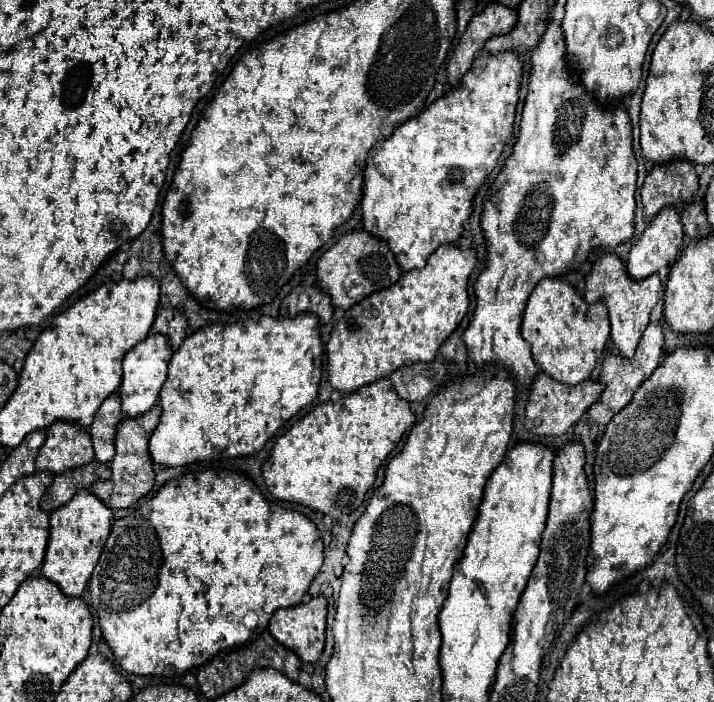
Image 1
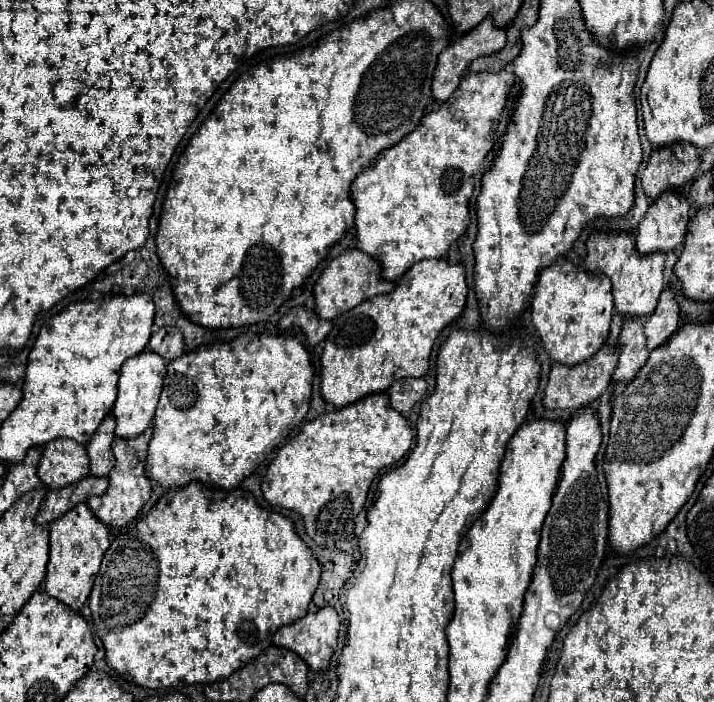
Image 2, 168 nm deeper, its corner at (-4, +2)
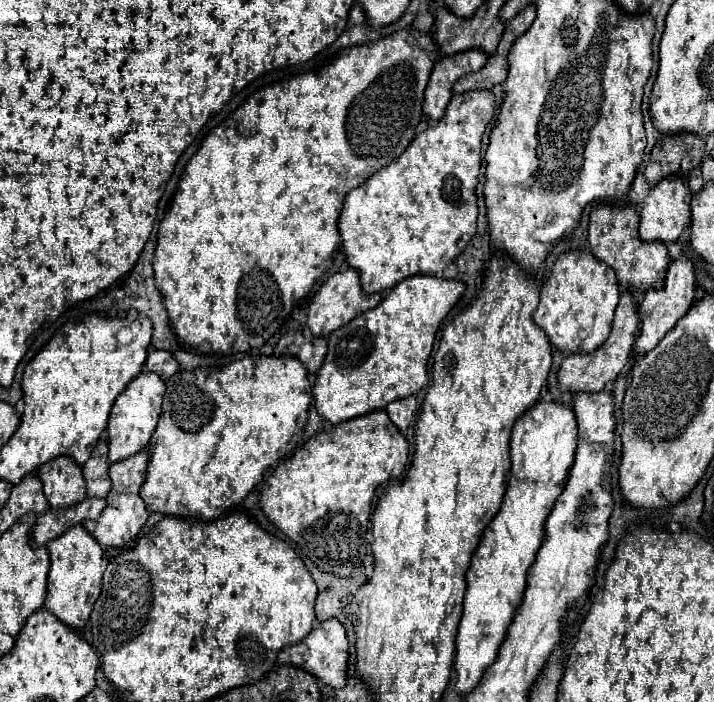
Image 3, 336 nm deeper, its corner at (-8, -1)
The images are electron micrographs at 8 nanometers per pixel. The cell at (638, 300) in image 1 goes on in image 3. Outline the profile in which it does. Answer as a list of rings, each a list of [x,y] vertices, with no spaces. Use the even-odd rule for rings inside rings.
[[[598,204],[590,214],[590,228],[588,228],[588,242],[596,260],[606,262],[616,270],[616,278],[622,290],[632,294],[644,294],[652,288],[662,288],[666,280],[666,270],[670,264],[670,256],[664,244],[658,242],[642,242],[638,238],[638,212],[636,208],[612,208]]]

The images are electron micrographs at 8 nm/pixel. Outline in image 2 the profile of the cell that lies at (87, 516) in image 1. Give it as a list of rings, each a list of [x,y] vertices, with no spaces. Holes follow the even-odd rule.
[[[86,503],[76,505],[70,513],[60,517],[58,521],[52,521],[48,525],[48,531],[50,531],[50,561],[44,579],[44,591],[50,597],[64,603],[66,607],[78,611],[90,595],[104,551],[110,547],[110,531],[90,513]]]

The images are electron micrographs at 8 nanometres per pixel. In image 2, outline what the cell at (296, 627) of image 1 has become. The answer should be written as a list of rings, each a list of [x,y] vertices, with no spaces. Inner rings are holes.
[[[324,607],[282,627],[274,635],[274,645],[298,653],[310,669],[324,671],[338,645],[338,627],[340,619],[336,609]]]

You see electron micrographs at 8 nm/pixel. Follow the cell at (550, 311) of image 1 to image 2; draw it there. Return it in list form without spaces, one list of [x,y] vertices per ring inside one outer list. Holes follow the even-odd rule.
[[[556,261],[540,273],[532,295],[530,317],[544,349],[558,363],[576,365],[590,359],[606,343],[612,315],[612,283],[606,275],[582,271],[570,261]]]

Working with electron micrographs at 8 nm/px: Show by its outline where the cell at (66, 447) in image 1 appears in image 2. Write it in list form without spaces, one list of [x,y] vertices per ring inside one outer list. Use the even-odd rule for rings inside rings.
[[[56,439],[44,445],[38,477],[48,489],[64,489],[88,475],[90,461],[86,447],[70,439]]]

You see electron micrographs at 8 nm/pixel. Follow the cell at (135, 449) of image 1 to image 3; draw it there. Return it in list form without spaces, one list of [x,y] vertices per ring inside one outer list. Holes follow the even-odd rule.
[[[140,450],[134,456],[110,464],[110,480],[112,480],[112,492],[106,496],[106,508],[102,510],[102,516],[98,520],[84,520],[84,528],[102,544],[102,546],[124,546],[126,542],[134,540],[142,526],[148,520],[148,510],[144,500],[140,498],[140,488],[146,480],[146,464],[148,464],[148,450]]]

